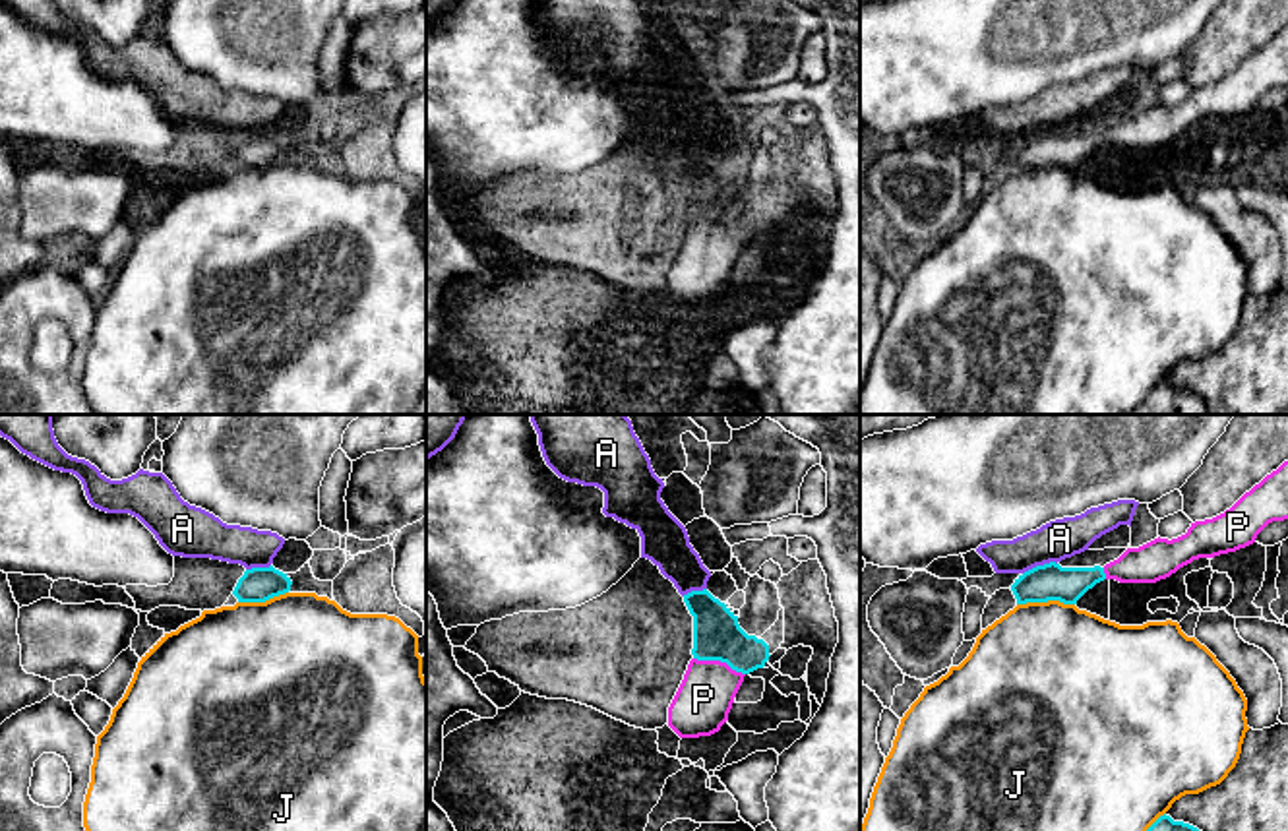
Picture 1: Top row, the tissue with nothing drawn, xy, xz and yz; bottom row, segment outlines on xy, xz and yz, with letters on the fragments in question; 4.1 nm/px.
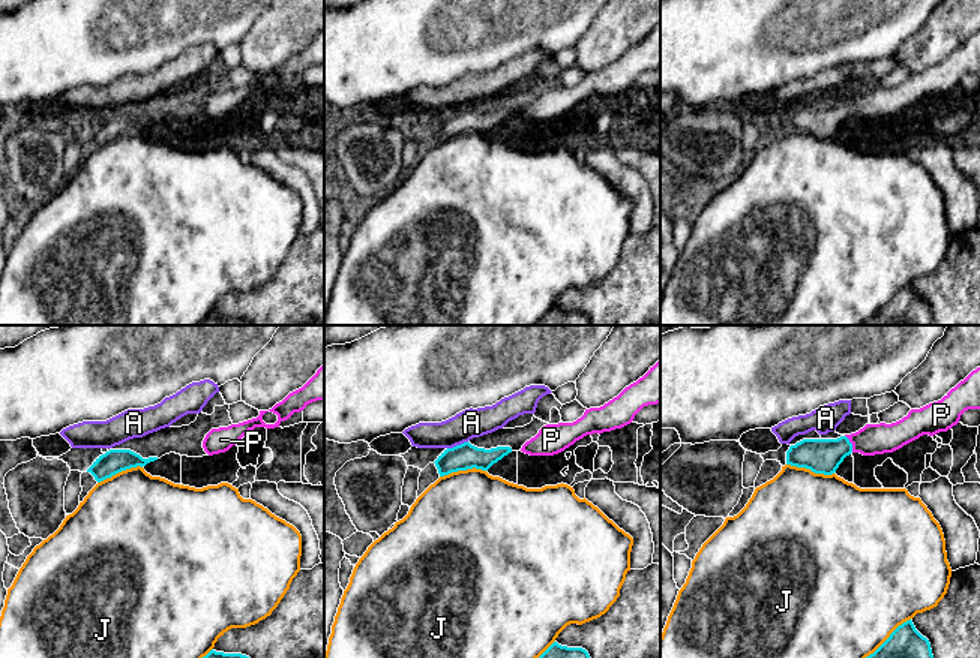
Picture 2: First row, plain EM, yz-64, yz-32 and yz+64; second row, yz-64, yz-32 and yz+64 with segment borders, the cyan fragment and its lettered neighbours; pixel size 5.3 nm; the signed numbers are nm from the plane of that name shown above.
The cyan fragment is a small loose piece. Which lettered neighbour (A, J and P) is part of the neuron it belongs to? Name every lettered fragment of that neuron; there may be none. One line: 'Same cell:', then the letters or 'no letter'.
Same cell: P

